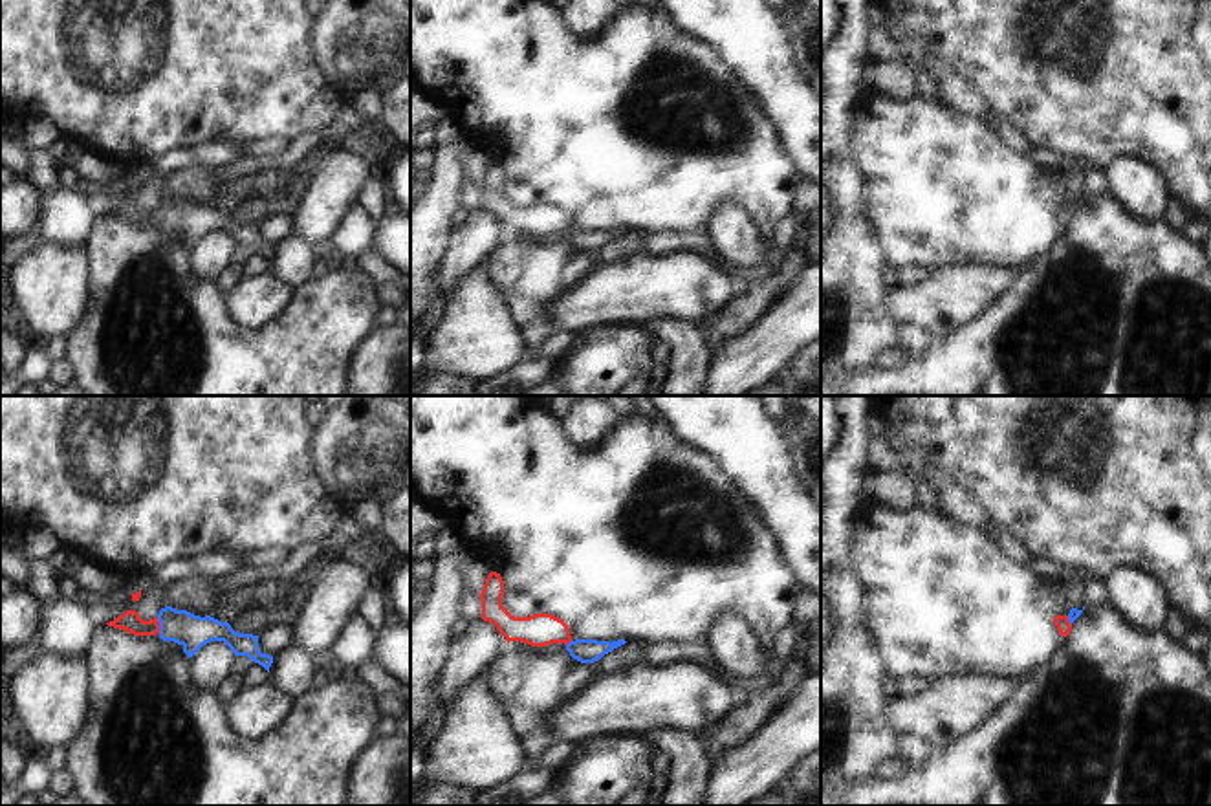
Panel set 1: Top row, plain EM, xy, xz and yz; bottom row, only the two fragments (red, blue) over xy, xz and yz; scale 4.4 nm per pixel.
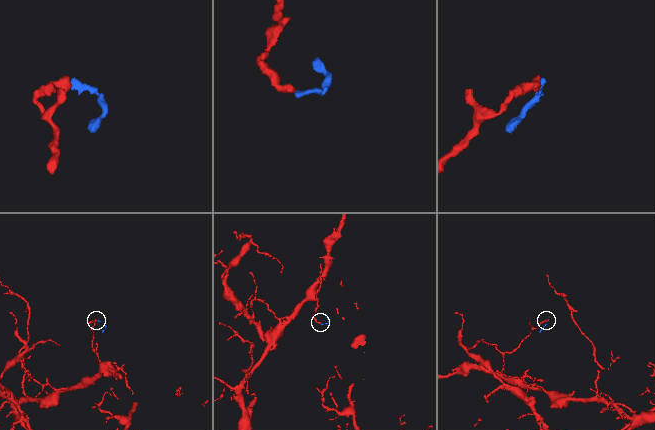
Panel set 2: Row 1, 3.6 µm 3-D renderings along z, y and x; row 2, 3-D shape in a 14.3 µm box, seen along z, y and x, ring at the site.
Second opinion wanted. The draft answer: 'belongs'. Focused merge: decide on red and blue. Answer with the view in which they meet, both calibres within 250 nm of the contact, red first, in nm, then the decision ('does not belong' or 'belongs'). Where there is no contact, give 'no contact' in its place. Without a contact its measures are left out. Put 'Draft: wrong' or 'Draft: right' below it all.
meets red in xy; 90 nm thick on the red side, 150 nm on the other; belongs
Draft: right

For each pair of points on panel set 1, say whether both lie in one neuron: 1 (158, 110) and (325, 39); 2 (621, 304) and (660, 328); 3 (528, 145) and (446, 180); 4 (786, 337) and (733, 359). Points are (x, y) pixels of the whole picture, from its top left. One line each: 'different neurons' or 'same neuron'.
1: different neurons
2: different neurons
3: different neurons
4: same neuron

